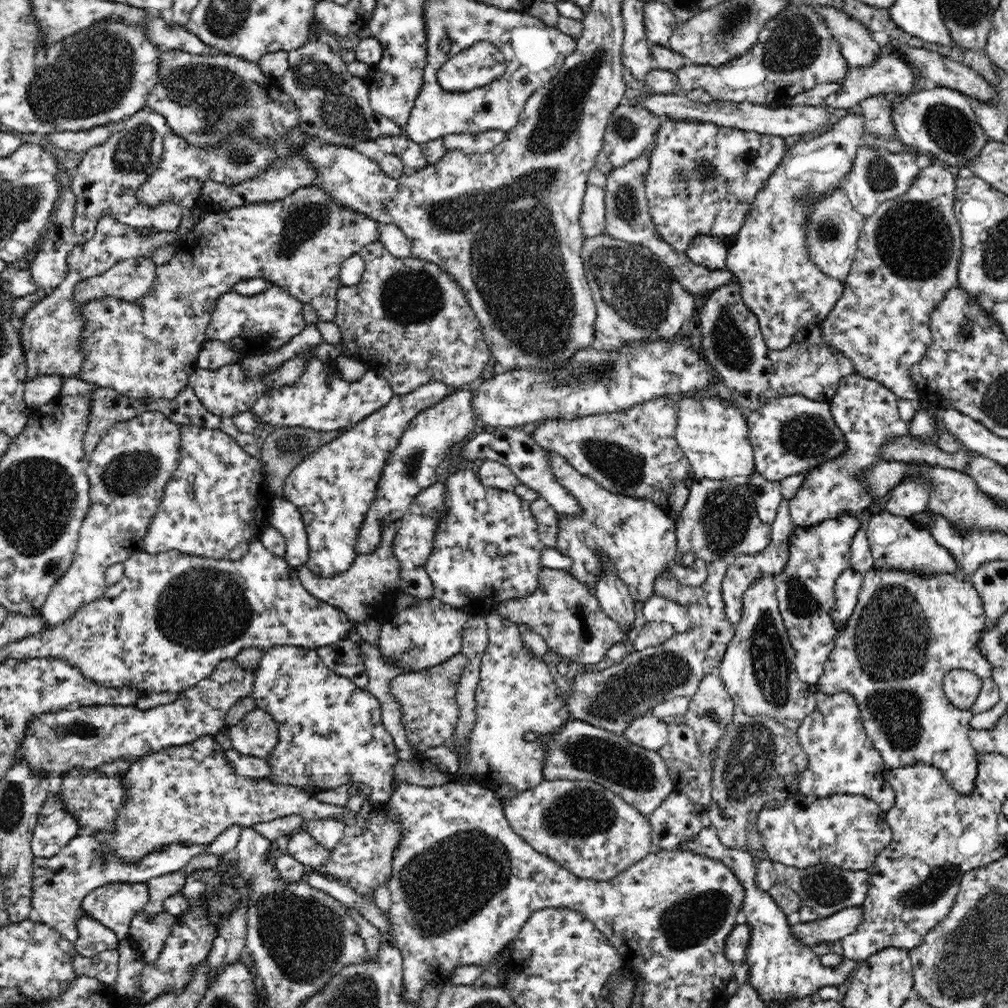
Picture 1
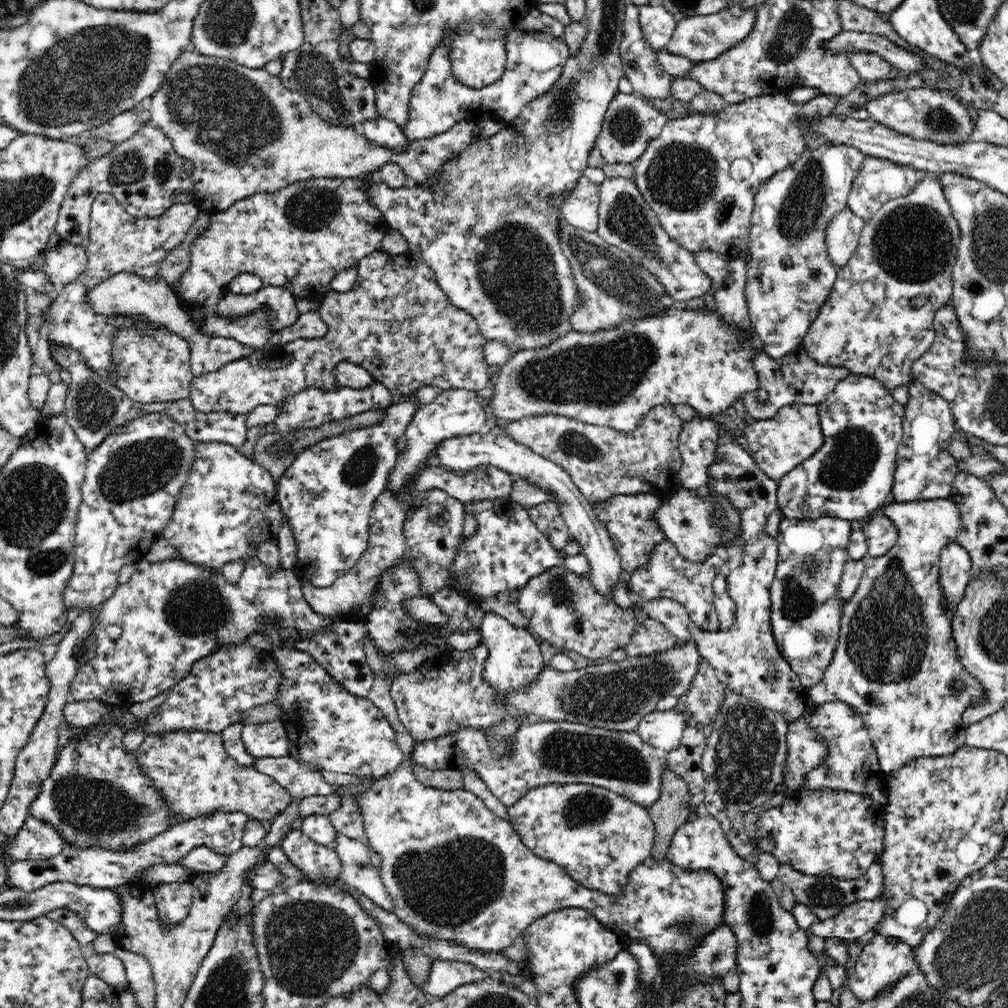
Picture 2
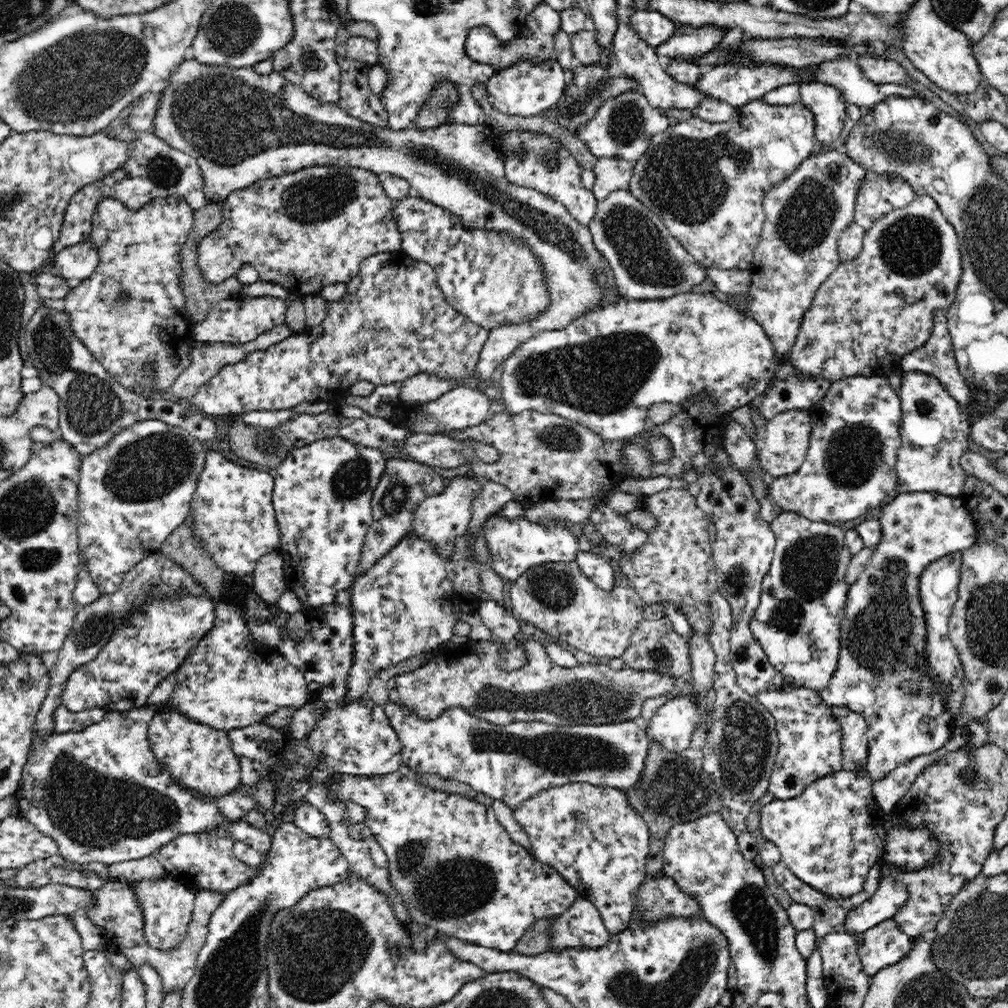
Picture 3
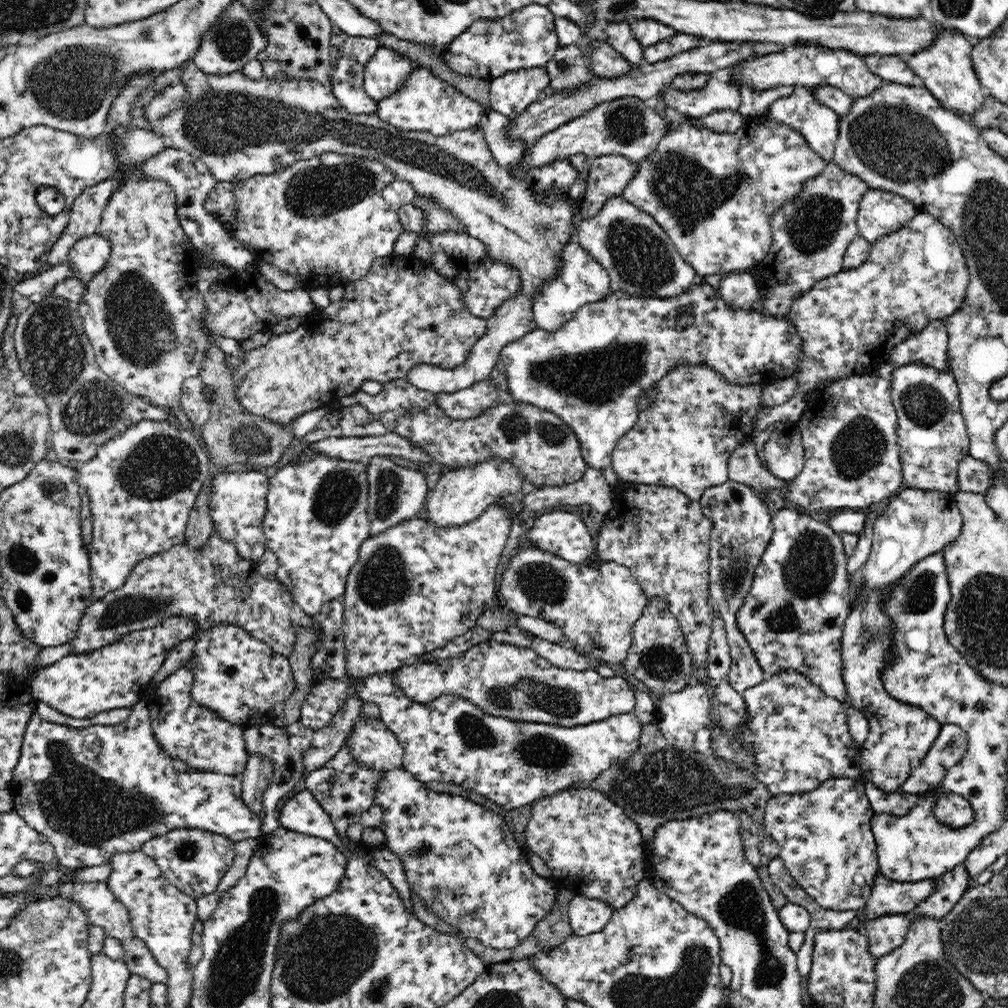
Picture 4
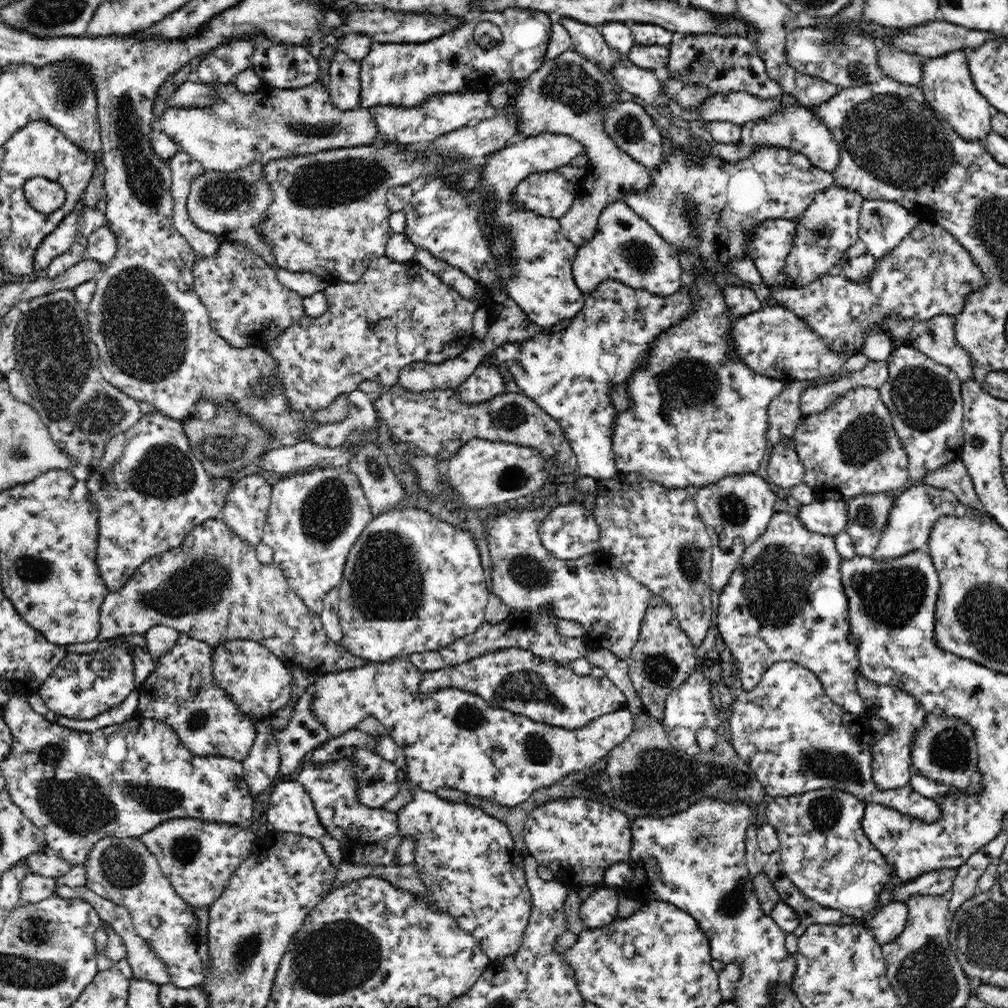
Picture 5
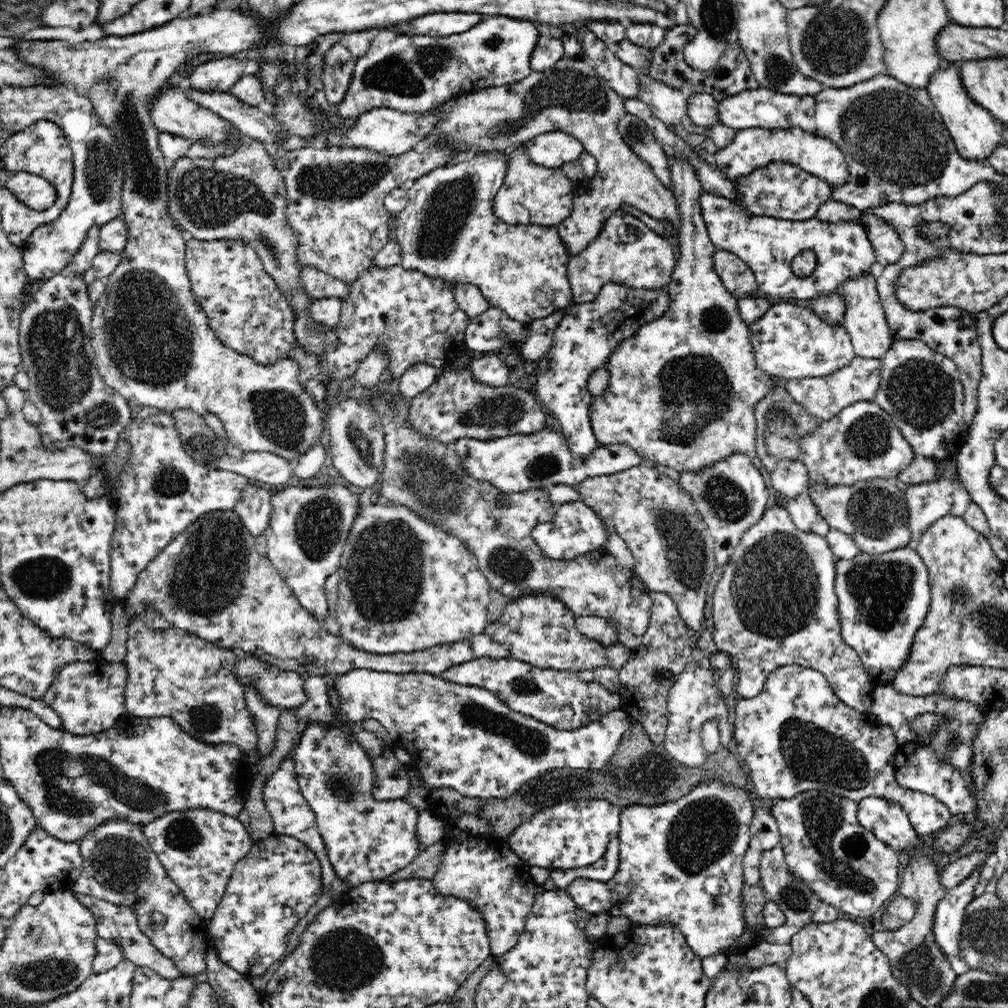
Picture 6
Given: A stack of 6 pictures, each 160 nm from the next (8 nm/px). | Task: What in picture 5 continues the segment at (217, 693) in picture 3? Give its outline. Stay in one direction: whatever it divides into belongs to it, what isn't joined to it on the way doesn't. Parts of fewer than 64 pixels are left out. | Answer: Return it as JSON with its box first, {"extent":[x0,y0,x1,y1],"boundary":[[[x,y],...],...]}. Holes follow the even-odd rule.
{"extent":[213,640,293,720],"boundary":[[[252,640],[228,641],[216,647],[213,674],[220,688],[227,690],[231,698],[252,719],[270,720],[276,710],[284,708],[293,695],[291,669],[284,665],[264,646]]]}

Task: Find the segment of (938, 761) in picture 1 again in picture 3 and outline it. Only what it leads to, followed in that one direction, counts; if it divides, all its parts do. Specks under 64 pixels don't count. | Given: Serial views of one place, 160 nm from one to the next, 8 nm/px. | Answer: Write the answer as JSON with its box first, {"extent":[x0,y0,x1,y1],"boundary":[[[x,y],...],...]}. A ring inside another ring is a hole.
{"extent":[819,492,976,781],"boundary":[[[929,492],[898,493],[882,507],[877,519],[883,530],[882,538],[858,580],[849,586],[837,668],[828,686],[819,692],[826,705],[848,707],[865,719],[868,739],[866,772],[873,781],[886,778],[889,772],[913,758],[942,749],[951,740],[956,723],[952,715],[944,711],[942,697],[923,666],[927,629],[920,607],[918,580],[932,562],[946,554],[970,548],[976,538],[976,524],[960,497]]]}

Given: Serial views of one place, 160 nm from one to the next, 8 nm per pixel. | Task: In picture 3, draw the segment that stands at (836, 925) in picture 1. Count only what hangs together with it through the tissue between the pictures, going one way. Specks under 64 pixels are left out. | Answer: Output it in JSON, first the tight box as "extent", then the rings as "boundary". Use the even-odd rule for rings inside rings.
{"extent":[845,869,908,934],"boundary":[[[888,869],[881,870],[876,892],[860,906],[849,911],[845,918],[847,932],[856,934],[872,929],[882,921],[892,919],[908,900],[908,889],[898,882]]]}

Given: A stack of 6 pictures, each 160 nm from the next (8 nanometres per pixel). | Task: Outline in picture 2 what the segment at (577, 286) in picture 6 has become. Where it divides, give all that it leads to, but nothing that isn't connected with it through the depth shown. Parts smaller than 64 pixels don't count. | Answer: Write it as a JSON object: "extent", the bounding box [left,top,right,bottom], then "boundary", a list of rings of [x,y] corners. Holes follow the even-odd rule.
{"extent":[596,178,712,304],"boundary":[[[607,178],[599,187],[600,202],[597,208],[596,232],[607,244],[626,252],[632,261],[640,263],[648,272],[655,275],[666,287],[670,300],[684,304],[684,301],[698,296],[710,296],[712,279],[700,269],[694,253],[677,245],[663,229],[656,213],[630,179]]]}

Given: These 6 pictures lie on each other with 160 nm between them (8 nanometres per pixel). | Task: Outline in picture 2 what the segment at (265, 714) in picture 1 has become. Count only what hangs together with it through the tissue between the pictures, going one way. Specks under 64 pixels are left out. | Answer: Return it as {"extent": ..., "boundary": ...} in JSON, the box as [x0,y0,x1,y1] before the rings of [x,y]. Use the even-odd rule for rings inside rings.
{"extent":[241,721,288,759],"boundary":[[[279,721],[270,722],[270,724],[246,725],[241,737],[245,749],[256,759],[285,757],[288,754],[288,735]]]}

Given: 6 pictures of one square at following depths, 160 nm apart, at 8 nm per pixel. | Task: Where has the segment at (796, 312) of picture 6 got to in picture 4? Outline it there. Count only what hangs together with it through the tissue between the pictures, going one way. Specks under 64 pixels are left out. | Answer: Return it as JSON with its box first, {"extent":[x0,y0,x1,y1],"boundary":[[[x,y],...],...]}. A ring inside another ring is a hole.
{"extent":[498,281,804,487],"boundary":[[[699,281],[698,283],[693,283],[692,286],[688,286],[682,294],[668,298],[642,298],[639,295],[628,294],[622,290],[611,291],[604,298],[600,298],[598,302],[589,302],[587,305],[581,306],[575,316],[572,317],[572,320],[568,321],[560,330],[548,332],[547,330],[536,328],[525,334],[520,340],[509,342],[500,350],[498,359],[506,368],[508,387],[513,400],[532,404],[538,408],[550,411],[568,424],[572,431],[576,433],[576,439],[580,443],[580,453],[582,453],[586,465],[596,469],[596,471],[600,471],[604,475],[606,482],[612,487],[620,480],[612,468],[612,452],[616,443],[632,428],[632,424],[638,418],[640,412],[636,409],[636,398],[645,396],[646,391],[652,389],[664,374],[668,374],[674,364],[698,364],[698,362],[703,362],[716,370],[716,372],[719,372],[732,384],[770,385],[778,382],[780,379],[792,377],[793,374],[796,374],[804,360],[804,353],[803,338],[798,334],[790,317],[772,316],[771,314],[754,310],[733,309],[720,298],[718,291],[714,290],[711,285]]]}

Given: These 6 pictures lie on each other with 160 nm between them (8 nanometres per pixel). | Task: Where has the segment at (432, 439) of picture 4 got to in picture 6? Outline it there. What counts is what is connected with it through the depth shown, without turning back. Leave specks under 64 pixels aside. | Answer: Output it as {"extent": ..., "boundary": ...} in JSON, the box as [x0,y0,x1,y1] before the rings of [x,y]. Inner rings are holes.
{"extent":[409,349,547,445],"boundary":[[[467,349],[457,358],[455,365],[442,369],[442,374],[436,378],[427,390],[419,392],[410,400],[409,425],[428,438],[435,438],[444,444],[451,445],[459,438],[475,438],[492,440],[512,434],[532,434],[546,425],[547,410],[537,400],[534,393],[524,391],[514,386],[492,387],[478,382],[473,377],[471,369],[472,357]]]}

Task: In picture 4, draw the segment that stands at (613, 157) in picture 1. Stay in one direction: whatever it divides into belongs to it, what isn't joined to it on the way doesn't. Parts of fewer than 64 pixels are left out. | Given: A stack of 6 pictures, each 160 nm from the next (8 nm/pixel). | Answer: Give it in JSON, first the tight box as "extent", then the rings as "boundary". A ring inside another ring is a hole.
{"extent":[506,97,669,185],"boundary":[[[622,97],[599,104],[586,118],[577,117],[529,144],[520,162],[516,162],[512,169],[506,169],[510,179],[519,185],[527,185],[530,170],[568,159],[574,154],[585,154],[589,159],[608,154],[622,155],[630,162],[640,164],[657,150],[660,140],[669,131],[668,122],[655,110],[644,106],[644,101],[638,97]]]}

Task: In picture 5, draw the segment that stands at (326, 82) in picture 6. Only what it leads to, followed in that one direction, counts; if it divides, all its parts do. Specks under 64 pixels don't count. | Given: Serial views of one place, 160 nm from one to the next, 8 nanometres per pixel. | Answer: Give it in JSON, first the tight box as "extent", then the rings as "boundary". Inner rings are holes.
{"extent":[327,50,361,110],"boundary":[[[338,50],[329,66],[330,80],[327,86],[333,106],[339,110],[353,110],[359,107],[361,82],[359,61],[350,60]]]}

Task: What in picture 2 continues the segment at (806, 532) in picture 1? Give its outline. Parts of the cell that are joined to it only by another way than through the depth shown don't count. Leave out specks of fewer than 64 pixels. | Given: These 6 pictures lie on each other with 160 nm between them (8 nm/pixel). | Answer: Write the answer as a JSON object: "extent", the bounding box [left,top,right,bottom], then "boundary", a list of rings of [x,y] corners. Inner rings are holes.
{"extent":[771,517,852,688],"boundary":[[[785,517],[779,522],[776,539],[778,543],[775,580],[771,585],[771,626],[782,656],[796,673],[802,686],[810,688],[821,681],[824,671],[830,666],[837,648],[841,628],[843,606],[840,597],[840,581],[849,557],[847,546],[852,528],[848,519],[820,517],[800,520]]]}

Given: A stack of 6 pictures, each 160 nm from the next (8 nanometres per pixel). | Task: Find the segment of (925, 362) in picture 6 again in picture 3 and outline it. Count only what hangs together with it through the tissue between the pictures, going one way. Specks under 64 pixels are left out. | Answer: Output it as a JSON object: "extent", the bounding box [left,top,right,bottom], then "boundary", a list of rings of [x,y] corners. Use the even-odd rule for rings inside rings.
{"extent":[895,371,969,497],"boundary":[[[902,371],[898,391],[903,417],[900,425],[900,448],[895,469],[898,493],[929,492],[960,497],[965,472],[960,459],[968,451],[969,421],[965,411],[941,383],[920,371]]]}

